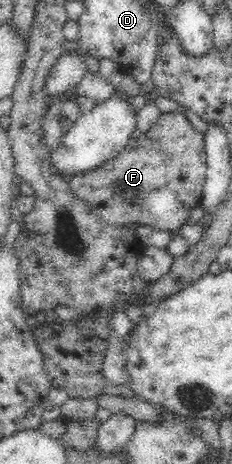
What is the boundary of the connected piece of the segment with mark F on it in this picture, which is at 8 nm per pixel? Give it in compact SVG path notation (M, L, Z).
M165 112L160 114L157 122L147 133L134 130L129 142L116 157L84 173L72 173L63 177L72 193L86 202L92 213L103 223L114 226L150 225L154 229L169 231L174 236L178 227L187 223L190 210L201 201L207 175L207 153L204 145L204 134L194 129L182 113Z

